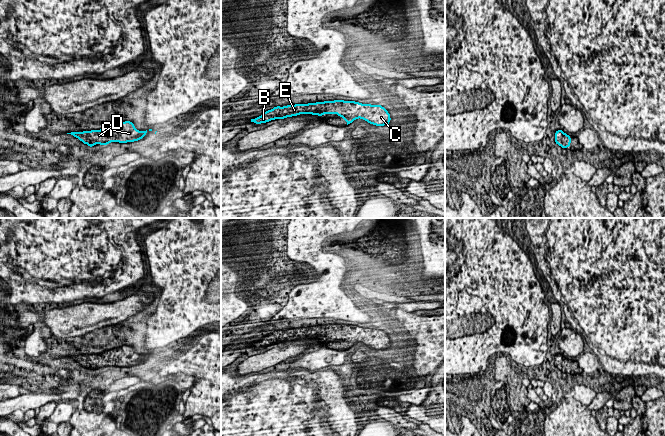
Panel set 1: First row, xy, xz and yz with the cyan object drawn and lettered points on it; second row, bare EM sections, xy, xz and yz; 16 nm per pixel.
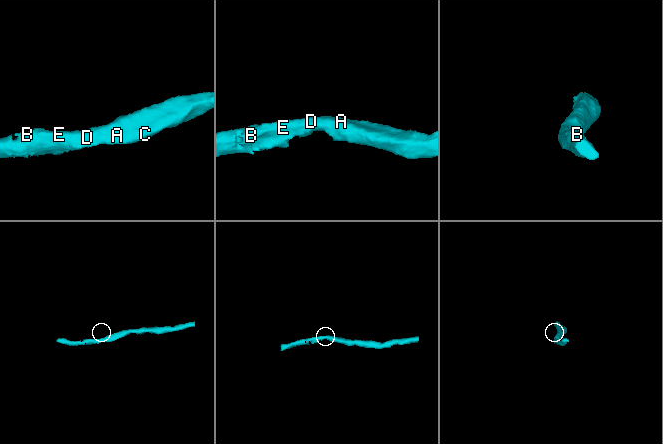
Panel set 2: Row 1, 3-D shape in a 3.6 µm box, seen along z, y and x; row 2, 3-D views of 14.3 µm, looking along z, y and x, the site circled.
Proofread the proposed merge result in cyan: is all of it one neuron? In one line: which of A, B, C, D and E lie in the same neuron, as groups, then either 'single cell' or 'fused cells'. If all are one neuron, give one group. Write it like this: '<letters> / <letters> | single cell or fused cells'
A B C D E | single cell

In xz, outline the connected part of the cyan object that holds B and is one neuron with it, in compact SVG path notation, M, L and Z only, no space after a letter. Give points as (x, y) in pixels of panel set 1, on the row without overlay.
M324 325L308 328L295 328L287 330L276 330L264 336L261 340L251 343L256 349L266 347L275 343L285 343L286 341L300 338L312 338L322 340L323 338L337 338L344 345L351 348L354 344L361 342L376 350L388 349L391 345L389 336L379 329L362 328L355 325Z

